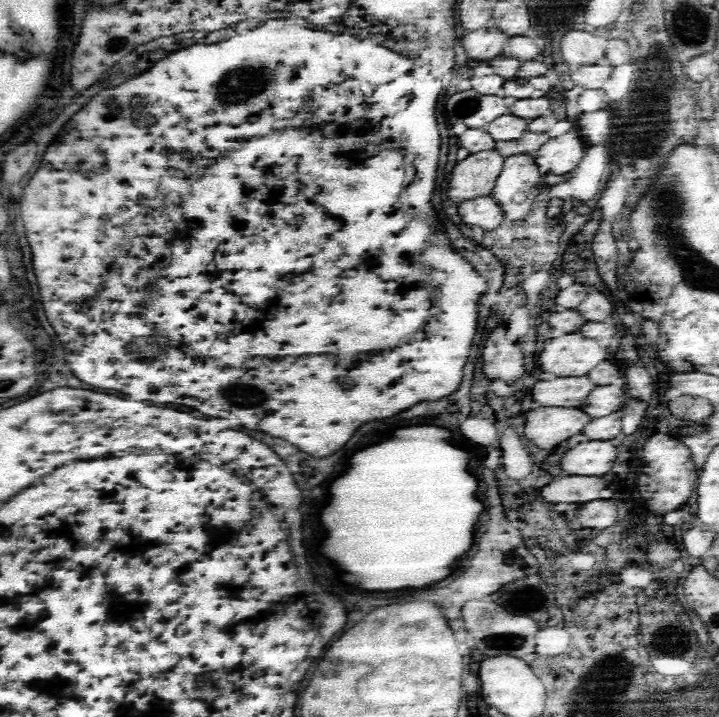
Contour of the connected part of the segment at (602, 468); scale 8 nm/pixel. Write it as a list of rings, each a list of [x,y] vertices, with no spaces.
[[[610,440],[580,442],[562,456],[562,470],[568,474],[602,476],[612,468],[614,458],[616,448],[610,444]]]

